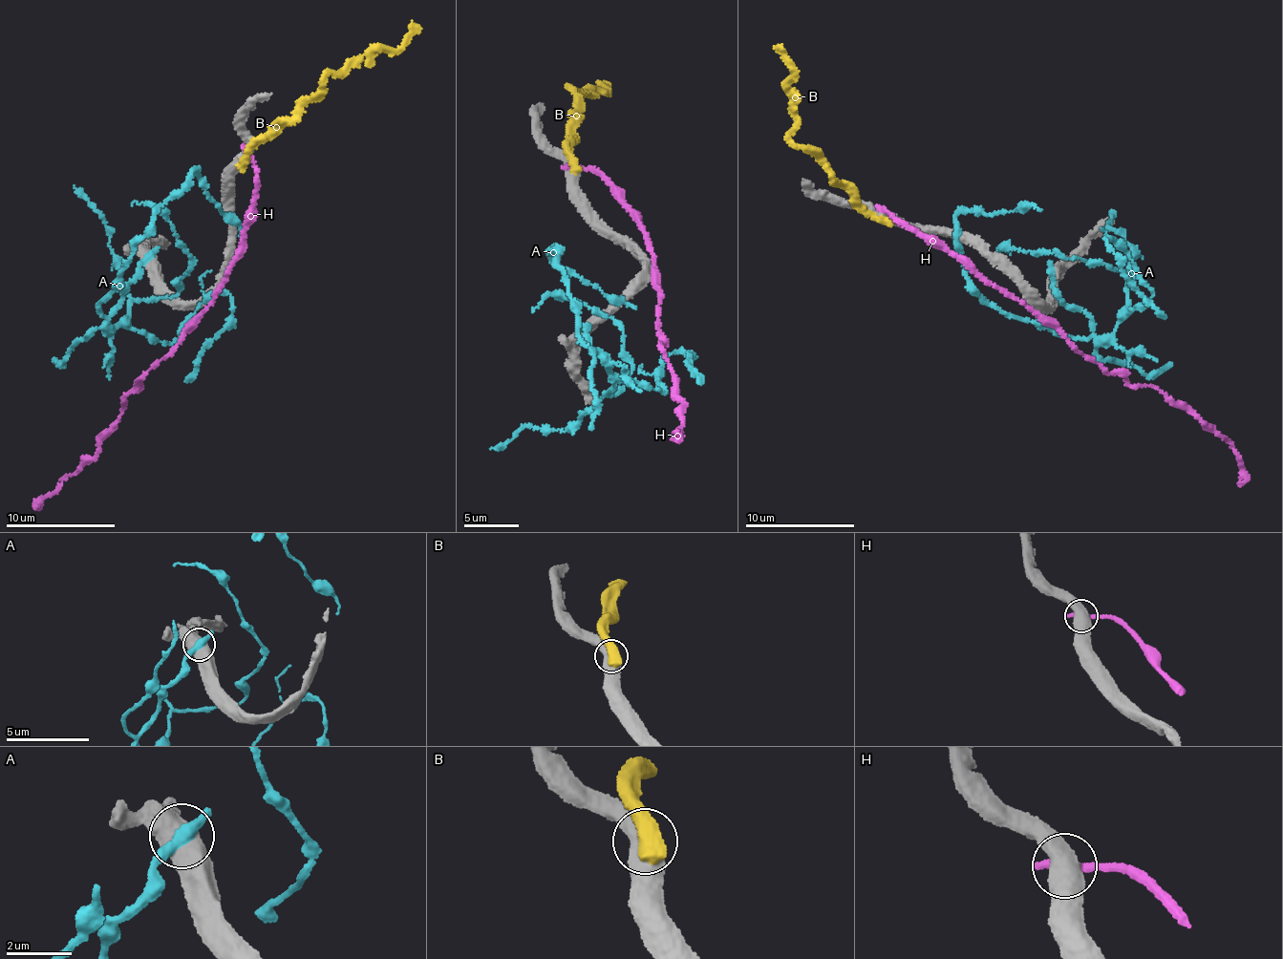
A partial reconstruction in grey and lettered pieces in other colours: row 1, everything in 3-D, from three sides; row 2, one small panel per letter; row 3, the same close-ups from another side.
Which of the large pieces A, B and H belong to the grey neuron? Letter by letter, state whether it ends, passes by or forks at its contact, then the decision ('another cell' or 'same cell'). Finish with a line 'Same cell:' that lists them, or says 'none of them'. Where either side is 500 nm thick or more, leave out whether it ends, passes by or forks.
A: another cell
B: another cell
H: another cell
Same cell: none of them

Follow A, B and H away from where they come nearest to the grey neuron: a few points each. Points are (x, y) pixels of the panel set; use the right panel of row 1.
A: (1052, 273), (1061, 300), (1089, 317), (1088, 337), (980, 301), (957, 239), (956, 218), (974, 208), (1041, 209)
B: (882, 218), (853, 202), (846, 183), (789, 138), (792, 78), (773, 46)
H: (882, 210), (1057, 322), (1078, 352), (1107, 372), (1190, 407), (1229, 439), (1242, 470), (1240, 486)

